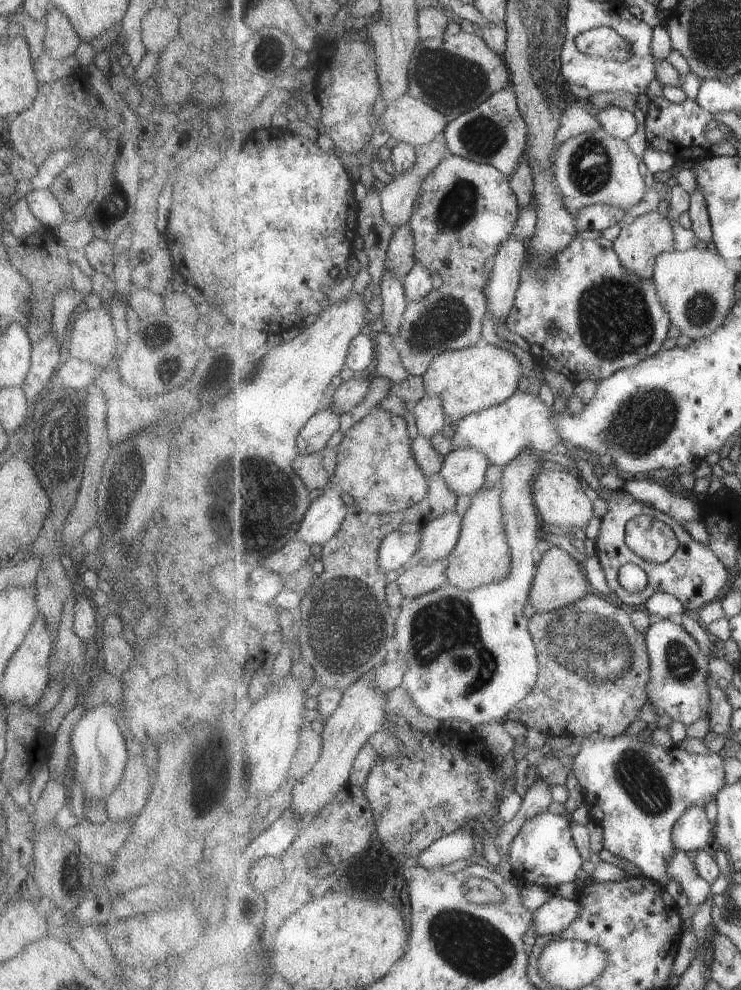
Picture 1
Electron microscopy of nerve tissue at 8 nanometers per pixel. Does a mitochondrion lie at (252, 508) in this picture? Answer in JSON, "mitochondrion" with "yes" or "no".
{"mitochondrion":"yes"}

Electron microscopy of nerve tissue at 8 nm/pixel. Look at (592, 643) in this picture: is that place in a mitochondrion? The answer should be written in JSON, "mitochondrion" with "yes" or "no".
{"mitochondrion":"yes"}

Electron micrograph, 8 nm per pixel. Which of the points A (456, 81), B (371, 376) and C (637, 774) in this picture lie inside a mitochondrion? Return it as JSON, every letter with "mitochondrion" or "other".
{"A":"mitochondrion","B":"other","C":"mitochondrion"}

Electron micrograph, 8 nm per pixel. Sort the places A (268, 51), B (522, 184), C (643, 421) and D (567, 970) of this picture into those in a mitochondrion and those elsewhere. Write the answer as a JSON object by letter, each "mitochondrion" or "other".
{"A":"mitochondrion","B":"other","C":"mitochondrion","D":"other"}

